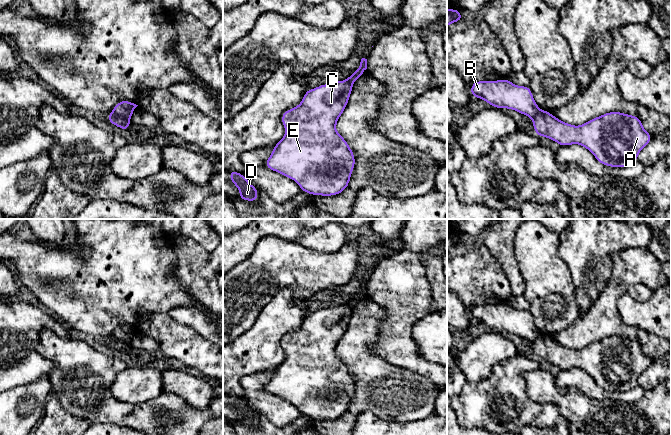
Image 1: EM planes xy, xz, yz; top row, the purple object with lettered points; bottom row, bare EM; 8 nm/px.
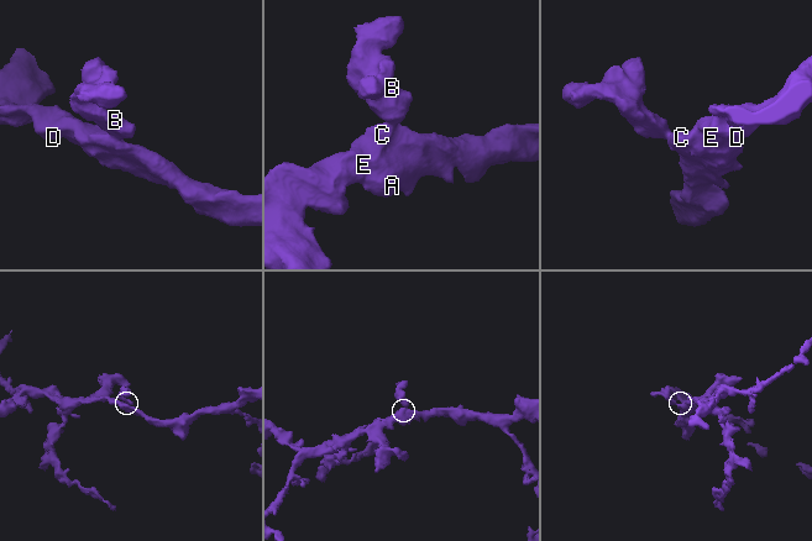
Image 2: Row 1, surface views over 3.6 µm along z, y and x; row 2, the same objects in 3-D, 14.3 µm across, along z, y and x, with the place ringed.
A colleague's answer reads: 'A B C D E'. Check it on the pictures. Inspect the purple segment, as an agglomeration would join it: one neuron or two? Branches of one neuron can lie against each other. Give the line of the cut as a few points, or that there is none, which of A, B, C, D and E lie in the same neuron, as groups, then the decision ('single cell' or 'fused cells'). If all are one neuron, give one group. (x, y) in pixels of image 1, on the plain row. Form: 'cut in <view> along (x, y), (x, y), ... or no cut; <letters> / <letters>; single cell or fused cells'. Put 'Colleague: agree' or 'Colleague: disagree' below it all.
cut in xy along (112, 334), (128, 343); A C D E / B; fused cells
Colleague: disagree

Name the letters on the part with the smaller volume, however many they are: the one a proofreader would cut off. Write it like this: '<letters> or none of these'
B

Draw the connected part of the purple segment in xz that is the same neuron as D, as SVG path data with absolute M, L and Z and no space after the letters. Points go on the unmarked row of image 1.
M231 394L229 397L230 405L239 413L239 423L245 425L258 425L258 414L251 409L243 398L238 397L235 394Z

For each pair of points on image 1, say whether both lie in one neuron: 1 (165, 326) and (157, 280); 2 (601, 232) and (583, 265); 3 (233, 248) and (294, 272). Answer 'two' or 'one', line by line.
1: two
2: one
3: two

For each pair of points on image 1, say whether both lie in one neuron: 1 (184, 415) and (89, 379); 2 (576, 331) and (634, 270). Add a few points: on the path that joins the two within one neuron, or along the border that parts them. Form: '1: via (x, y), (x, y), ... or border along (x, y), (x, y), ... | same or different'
1: via (160, 414), (123, 414), (110, 403) | same
2: via (592, 317), (620, 286) | same

